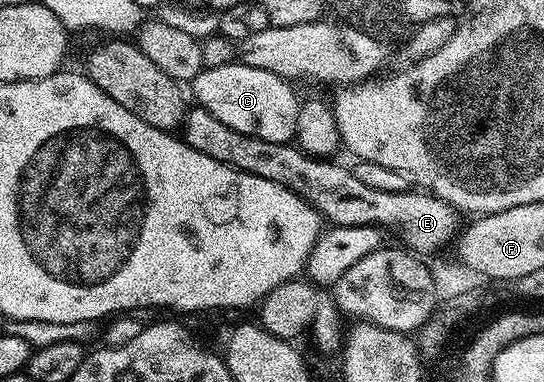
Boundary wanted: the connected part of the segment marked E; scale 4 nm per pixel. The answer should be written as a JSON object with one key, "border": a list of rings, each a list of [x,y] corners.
{"border":[[[195,106],[187,110],[184,138],[188,146],[204,153],[204,157],[212,157],[212,161],[234,167],[237,171],[252,173],[256,177],[264,177],[264,181],[276,181],[276,185],[284,185],[310,204],[327,224],[336,227],[364,225],[377,227],[386,233],[391,231],[398,235],[397,242],[403,248],[422,257],[440,250],[450,238],[453,240],[459,234],[459,212],[443,199],[418,189],[372,189],[372,185],[364,185],[364,181],[360,181],[360,177],[356,177],[349,166],[341,167],[334,163],[338,161],[315,159],[303,153],[293,142],[260,141],[254,135],[236,133],[236,129],[228,129],[224,121],[216,121],[216,117],[212,117],[212,113],[203,107]]]}

